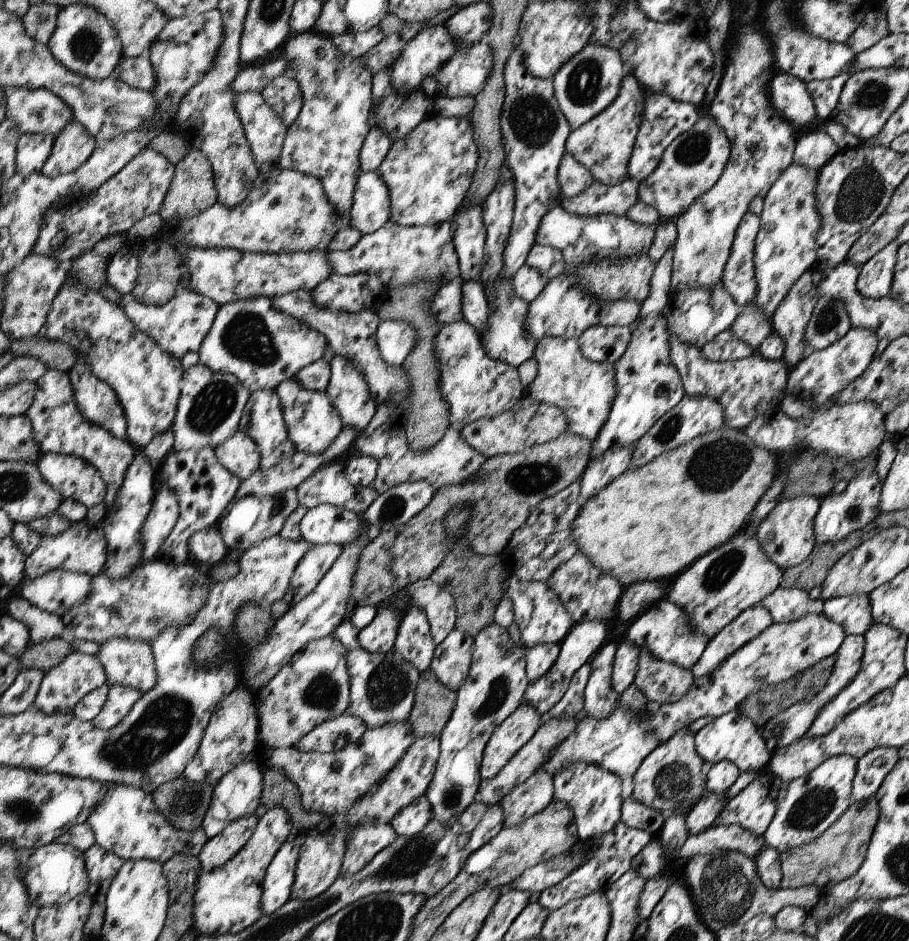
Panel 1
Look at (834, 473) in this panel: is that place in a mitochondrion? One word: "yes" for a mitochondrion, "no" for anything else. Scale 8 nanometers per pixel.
no

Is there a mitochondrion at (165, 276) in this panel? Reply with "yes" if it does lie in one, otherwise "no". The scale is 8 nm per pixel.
yes

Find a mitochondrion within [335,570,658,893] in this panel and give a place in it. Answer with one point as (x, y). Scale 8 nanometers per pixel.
(385, 687)

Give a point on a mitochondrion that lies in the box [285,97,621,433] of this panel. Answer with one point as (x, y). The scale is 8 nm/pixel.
(500, 302)

